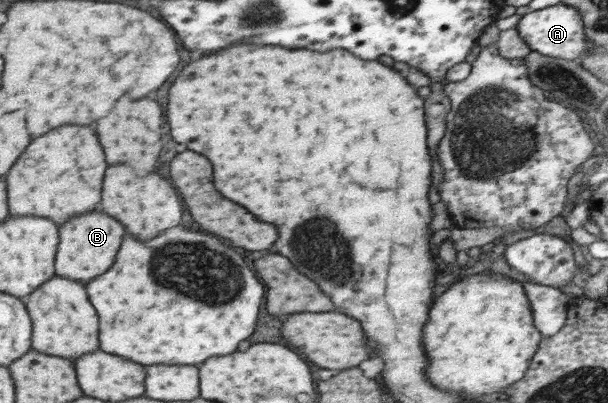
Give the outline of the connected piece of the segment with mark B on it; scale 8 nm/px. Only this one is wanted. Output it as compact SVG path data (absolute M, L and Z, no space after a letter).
M91 212L79 218L73 218L67 222L67 226L61 226L61 244L59 247L59 274L63 278L73 278L79 282L93 280L95 276L101 276L107 272L117 256L117 250L121 246L125 228L111 216L103 212Z

